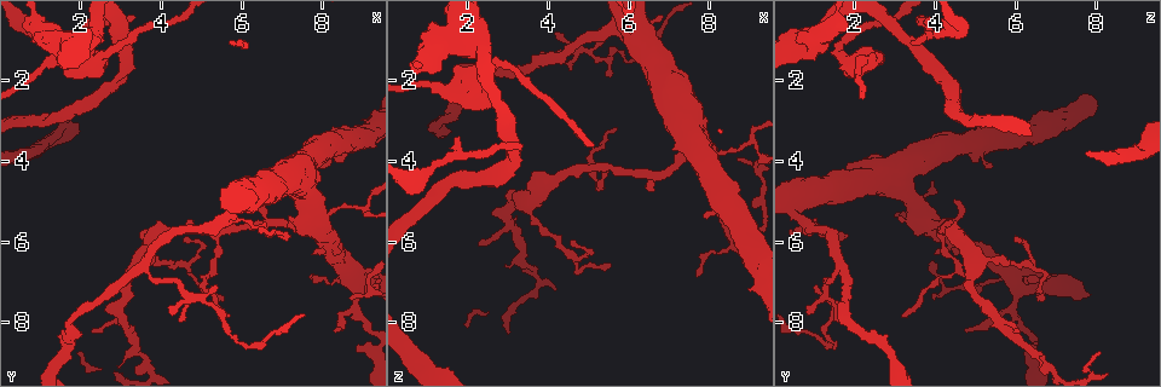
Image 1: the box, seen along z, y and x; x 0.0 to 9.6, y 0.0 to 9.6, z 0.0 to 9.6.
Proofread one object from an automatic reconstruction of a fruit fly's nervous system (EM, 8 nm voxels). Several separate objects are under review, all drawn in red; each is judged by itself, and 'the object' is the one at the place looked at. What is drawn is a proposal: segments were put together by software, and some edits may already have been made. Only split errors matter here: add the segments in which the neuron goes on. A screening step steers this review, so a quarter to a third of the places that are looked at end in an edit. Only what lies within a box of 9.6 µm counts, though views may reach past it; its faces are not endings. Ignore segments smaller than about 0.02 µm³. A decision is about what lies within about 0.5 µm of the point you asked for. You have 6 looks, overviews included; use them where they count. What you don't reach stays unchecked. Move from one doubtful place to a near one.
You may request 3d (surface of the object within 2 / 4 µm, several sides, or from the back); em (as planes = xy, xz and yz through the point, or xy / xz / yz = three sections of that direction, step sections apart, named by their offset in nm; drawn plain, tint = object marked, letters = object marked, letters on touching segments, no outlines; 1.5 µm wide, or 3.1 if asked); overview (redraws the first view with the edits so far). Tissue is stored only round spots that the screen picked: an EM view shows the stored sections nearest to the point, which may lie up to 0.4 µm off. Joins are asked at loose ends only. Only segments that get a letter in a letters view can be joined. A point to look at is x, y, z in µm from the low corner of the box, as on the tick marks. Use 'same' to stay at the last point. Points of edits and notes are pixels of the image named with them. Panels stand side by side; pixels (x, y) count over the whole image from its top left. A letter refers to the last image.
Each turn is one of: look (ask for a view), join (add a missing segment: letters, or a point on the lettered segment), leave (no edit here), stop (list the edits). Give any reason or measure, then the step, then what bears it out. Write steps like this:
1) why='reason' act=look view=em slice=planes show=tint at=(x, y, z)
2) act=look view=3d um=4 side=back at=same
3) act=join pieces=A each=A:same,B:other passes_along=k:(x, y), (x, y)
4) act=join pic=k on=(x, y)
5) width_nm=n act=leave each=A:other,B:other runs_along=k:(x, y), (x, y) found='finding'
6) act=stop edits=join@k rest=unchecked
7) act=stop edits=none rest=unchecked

why='branch stops here' act=look view=em slice=yz step=4 show=letters at=(4.60, 5.95, 5.95)

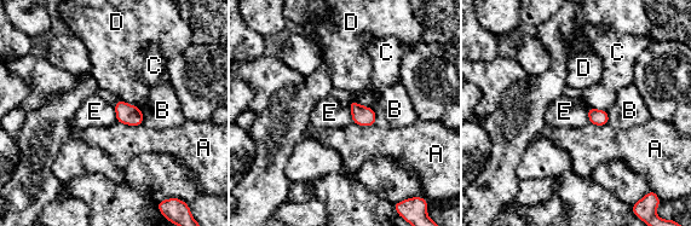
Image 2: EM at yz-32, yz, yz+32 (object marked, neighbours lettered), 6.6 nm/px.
act=leave each=A:other,B:other,C:other,D:other,E:other border=2:(347, 103), (353, 122) found='no lettered segment goes on from it'

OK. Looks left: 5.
why='branch stops here' act=look view=3d um=4 at=(2.95, 9.10, 6.65)

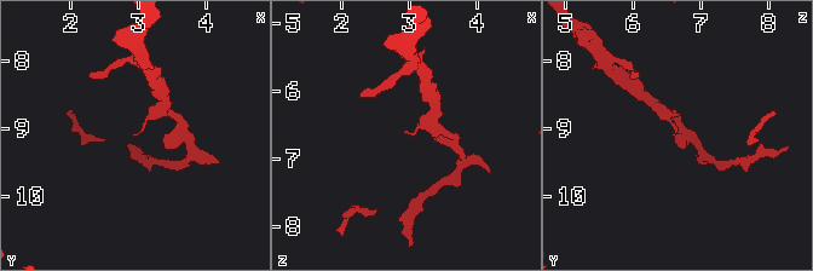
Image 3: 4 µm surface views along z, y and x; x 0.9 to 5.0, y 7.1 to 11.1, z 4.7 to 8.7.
why='now the EM' act=look view=em slice=xy step=8 show=letters at=(2.90, 9.10, 6.60)

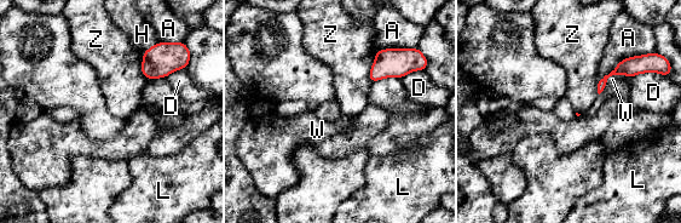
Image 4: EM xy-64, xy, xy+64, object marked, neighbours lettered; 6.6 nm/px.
longest_contact=A:280nm act=leave each=A:other,D:other,H:other,L:other,W:other,Z:other border=4:(628, 78), (612, 74), (605, 83) found='no lettered segment goes on from it'

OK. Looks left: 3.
why='tapers out' act=look view=3d um=4 side=back at=(8.90, 8.65, 6.35)

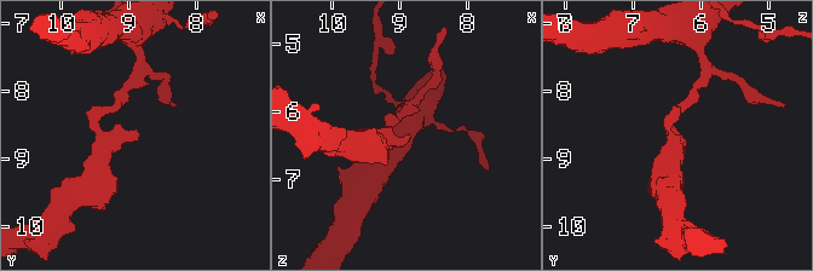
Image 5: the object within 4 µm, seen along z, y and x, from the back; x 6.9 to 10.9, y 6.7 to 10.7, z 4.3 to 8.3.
act=look view=em slice=yz step=8 show=letters at=(8.90, 8.65, 6.35)

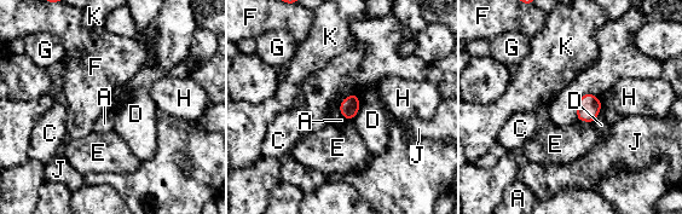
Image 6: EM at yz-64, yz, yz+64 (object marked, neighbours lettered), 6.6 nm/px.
act=leave each=A:other,C:other,D:other,E:other,F:other,G:other,H:other,J:other,K:other border=6:(353, 92), (341, 103) found='none of them fits'

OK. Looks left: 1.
act=stop edits=none rest=unchecked

